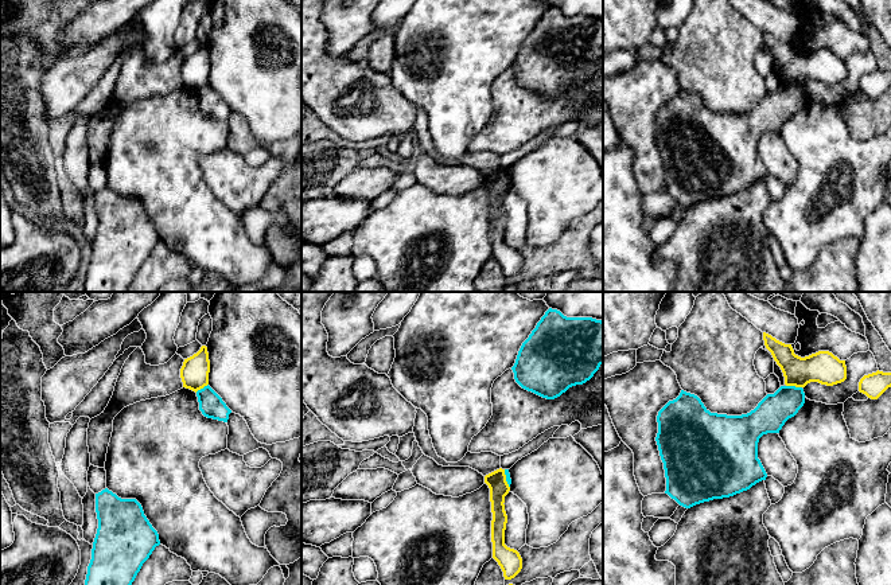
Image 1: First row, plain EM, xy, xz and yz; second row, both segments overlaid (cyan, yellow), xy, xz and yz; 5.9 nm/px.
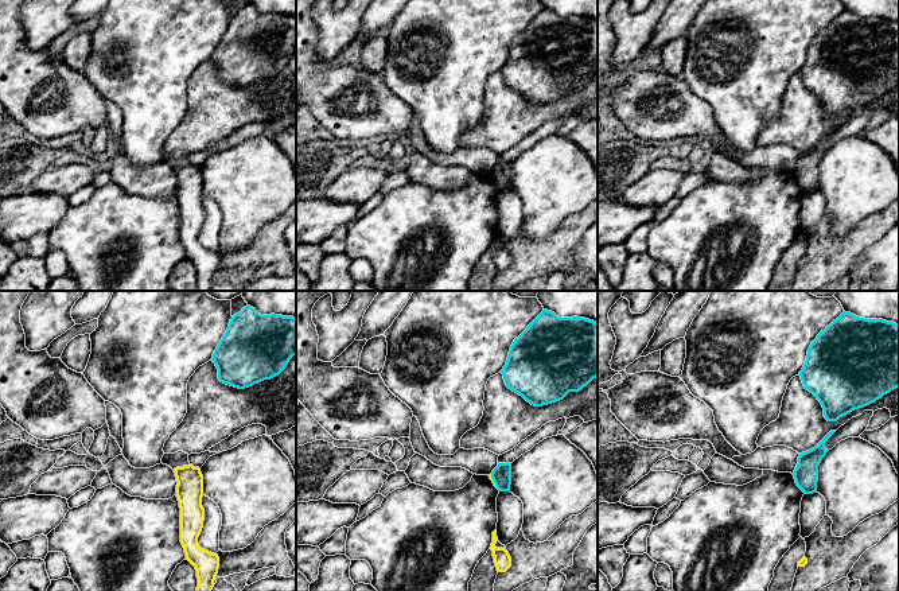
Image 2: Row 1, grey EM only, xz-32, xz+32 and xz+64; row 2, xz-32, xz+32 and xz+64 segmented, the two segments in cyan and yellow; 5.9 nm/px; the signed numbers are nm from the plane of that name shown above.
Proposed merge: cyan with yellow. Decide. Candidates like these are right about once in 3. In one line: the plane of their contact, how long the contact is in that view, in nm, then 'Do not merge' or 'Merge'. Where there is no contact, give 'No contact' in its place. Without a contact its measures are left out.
Touches cyan in yz. Shared border 100 nm. Do not merge

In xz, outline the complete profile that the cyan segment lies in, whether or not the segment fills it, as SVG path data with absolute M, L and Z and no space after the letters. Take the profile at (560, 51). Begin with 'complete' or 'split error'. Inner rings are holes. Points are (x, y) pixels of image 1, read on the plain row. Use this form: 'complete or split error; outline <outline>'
complete; outline M549 7L522 42L511 69L522 87L555 98L569 86L590 79L602 63L603 20L592 16L567 16Z

